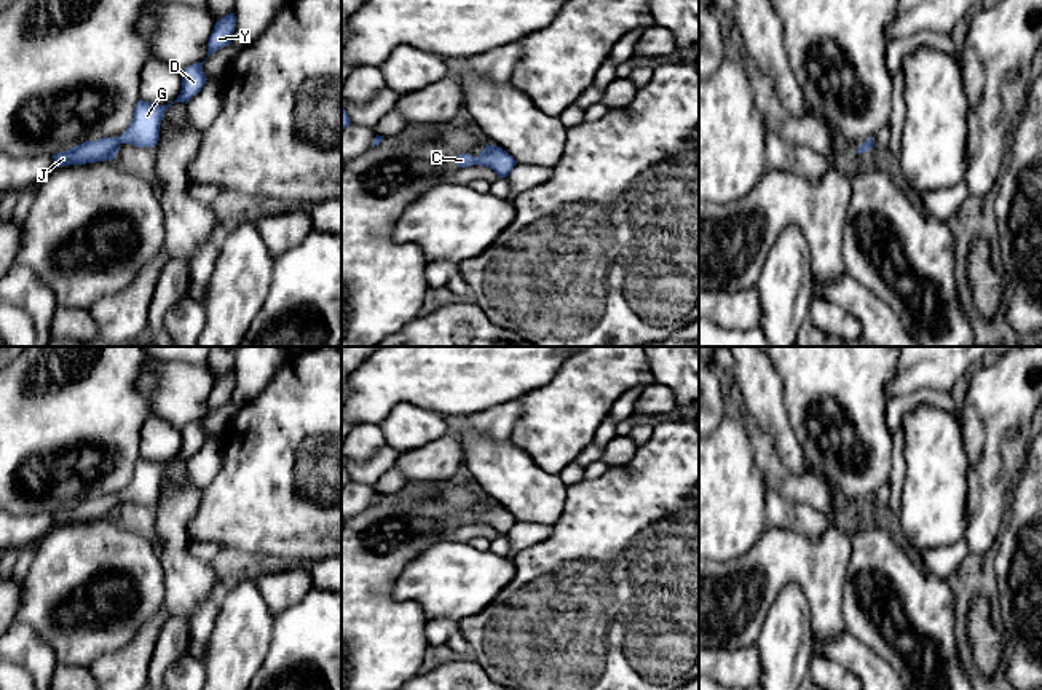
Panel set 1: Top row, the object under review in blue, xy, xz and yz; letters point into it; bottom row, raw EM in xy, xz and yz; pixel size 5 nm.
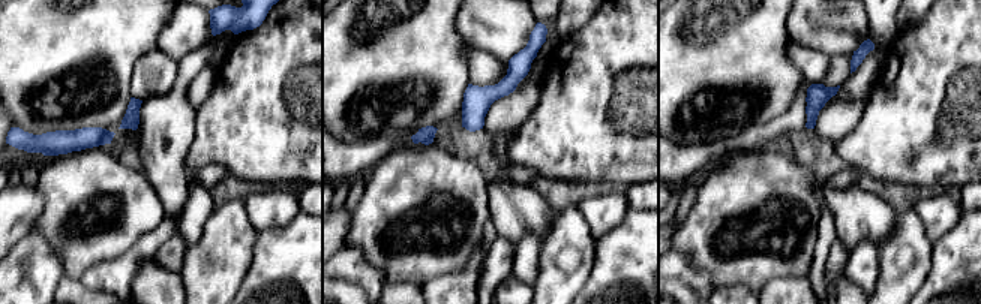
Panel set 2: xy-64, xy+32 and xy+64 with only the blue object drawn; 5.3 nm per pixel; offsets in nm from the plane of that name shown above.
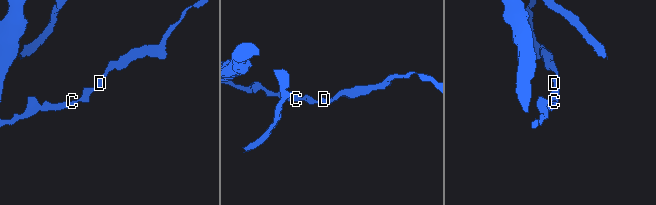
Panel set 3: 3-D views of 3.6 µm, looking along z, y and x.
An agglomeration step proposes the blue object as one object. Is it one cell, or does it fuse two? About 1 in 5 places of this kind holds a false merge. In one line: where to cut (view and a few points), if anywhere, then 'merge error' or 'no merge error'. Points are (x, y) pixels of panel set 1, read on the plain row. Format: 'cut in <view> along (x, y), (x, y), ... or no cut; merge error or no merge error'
no cut; no merge error

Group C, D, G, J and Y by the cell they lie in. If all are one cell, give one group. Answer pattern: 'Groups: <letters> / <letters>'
Groups: C D G J Y

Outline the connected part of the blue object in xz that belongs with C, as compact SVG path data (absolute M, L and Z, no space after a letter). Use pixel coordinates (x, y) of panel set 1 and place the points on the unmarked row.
M487 502L487 505L482 508L482 511L477 516L469 511L461 511L456 516L456 522L460 525L480 522L480 524L487 524L487 525L493 527L499 535L507 535L509 530L517 522L517 519L514 518L512 513L509 513L501 505Z

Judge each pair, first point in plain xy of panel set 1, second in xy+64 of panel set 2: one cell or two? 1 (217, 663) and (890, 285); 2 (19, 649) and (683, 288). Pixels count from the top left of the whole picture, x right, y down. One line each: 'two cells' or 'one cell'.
1: one cell
2: one cell

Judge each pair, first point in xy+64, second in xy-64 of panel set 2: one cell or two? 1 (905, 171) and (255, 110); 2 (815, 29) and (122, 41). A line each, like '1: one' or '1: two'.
1: one
2: two

